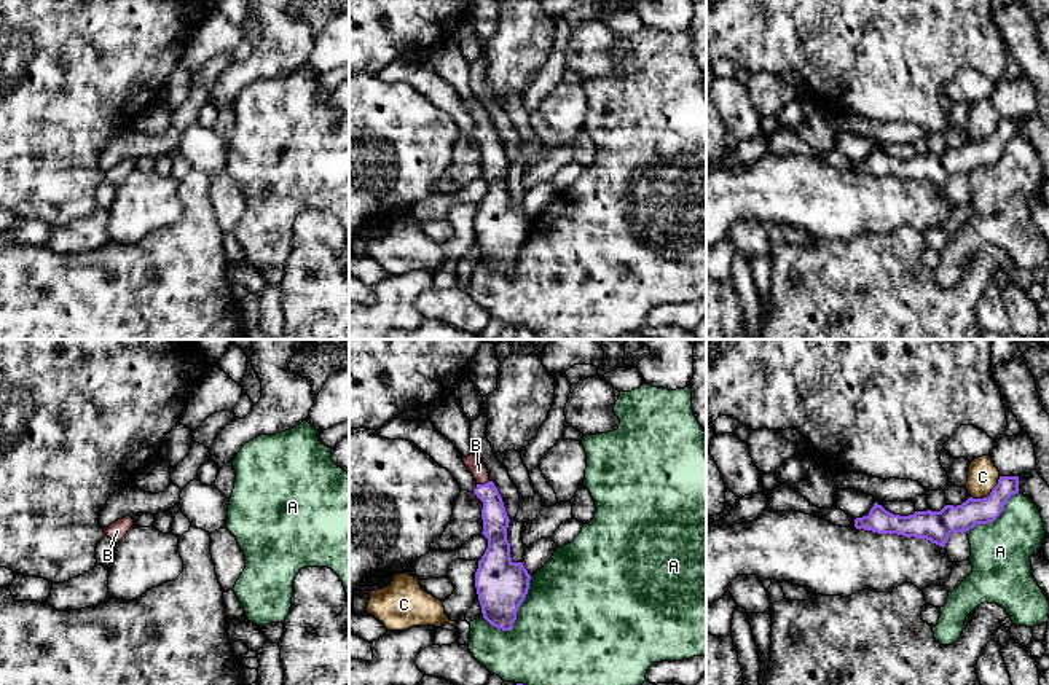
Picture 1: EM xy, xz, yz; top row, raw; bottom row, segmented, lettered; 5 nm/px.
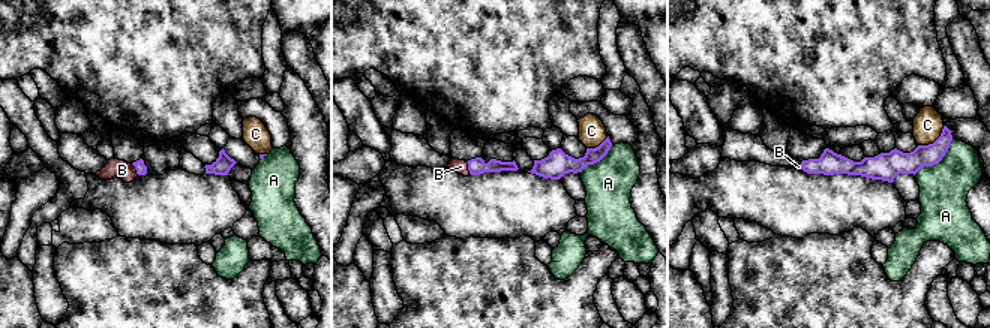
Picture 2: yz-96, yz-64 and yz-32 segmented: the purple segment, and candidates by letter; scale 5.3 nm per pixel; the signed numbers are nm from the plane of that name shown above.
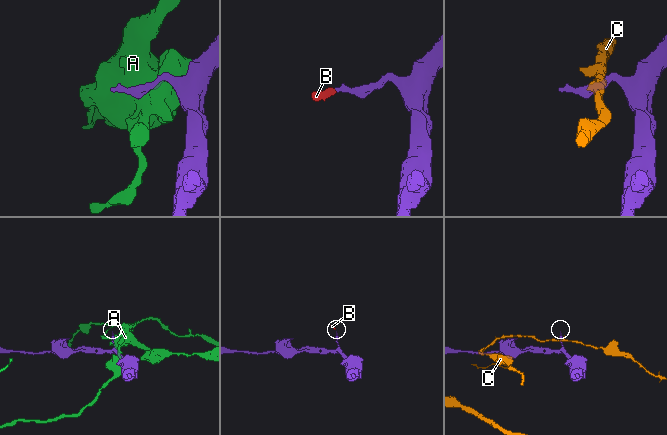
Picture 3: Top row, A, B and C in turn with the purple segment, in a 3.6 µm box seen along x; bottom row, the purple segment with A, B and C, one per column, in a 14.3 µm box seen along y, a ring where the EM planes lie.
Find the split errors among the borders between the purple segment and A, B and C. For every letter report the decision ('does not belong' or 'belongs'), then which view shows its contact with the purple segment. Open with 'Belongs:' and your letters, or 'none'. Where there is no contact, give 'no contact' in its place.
Belongs: B
A: does not belong | xz
B: belongs | xz
C: does not belong | yz

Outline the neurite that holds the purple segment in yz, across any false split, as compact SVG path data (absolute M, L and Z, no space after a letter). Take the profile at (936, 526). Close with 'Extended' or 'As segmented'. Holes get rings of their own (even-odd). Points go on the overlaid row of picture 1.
M1000 476L988 497L969 497L961 505L945 505L941 511L928 510L899 516L875 502L867 516L855 519L855 527L877 534L926 538L944 548L952 532L968 532L976 524L993 523L1012 494L1019 494L1019 476Z. As segmented

